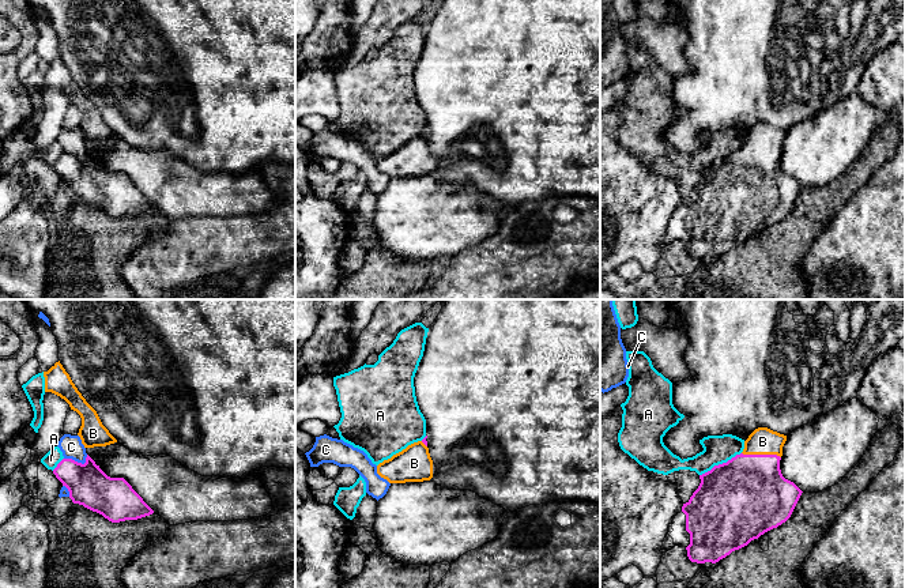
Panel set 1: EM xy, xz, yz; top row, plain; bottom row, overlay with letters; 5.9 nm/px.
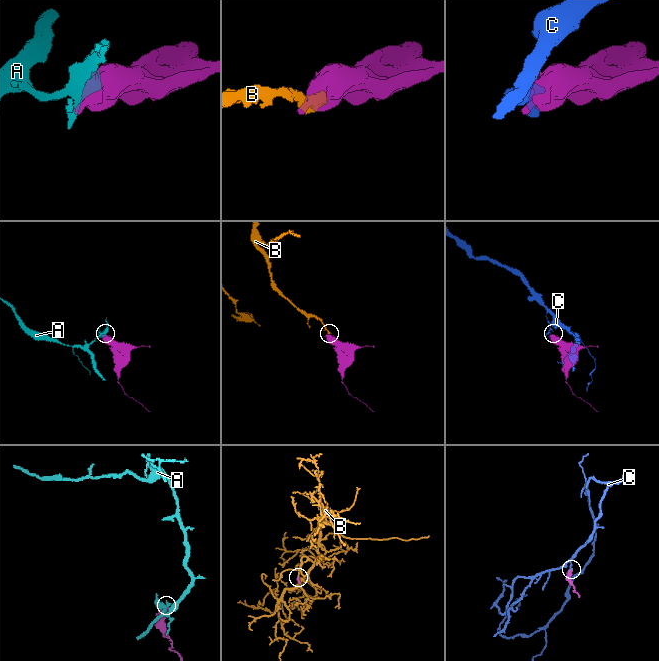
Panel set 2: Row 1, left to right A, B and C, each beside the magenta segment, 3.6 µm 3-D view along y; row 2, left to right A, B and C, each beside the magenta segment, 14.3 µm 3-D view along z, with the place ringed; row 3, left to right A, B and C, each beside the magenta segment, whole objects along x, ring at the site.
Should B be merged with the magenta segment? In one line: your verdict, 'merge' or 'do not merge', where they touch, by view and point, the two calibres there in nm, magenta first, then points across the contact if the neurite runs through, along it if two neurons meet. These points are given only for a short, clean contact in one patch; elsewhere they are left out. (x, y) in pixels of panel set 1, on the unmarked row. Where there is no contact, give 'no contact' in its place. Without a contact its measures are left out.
merge | yz (761, 150) | 460/160 nm

